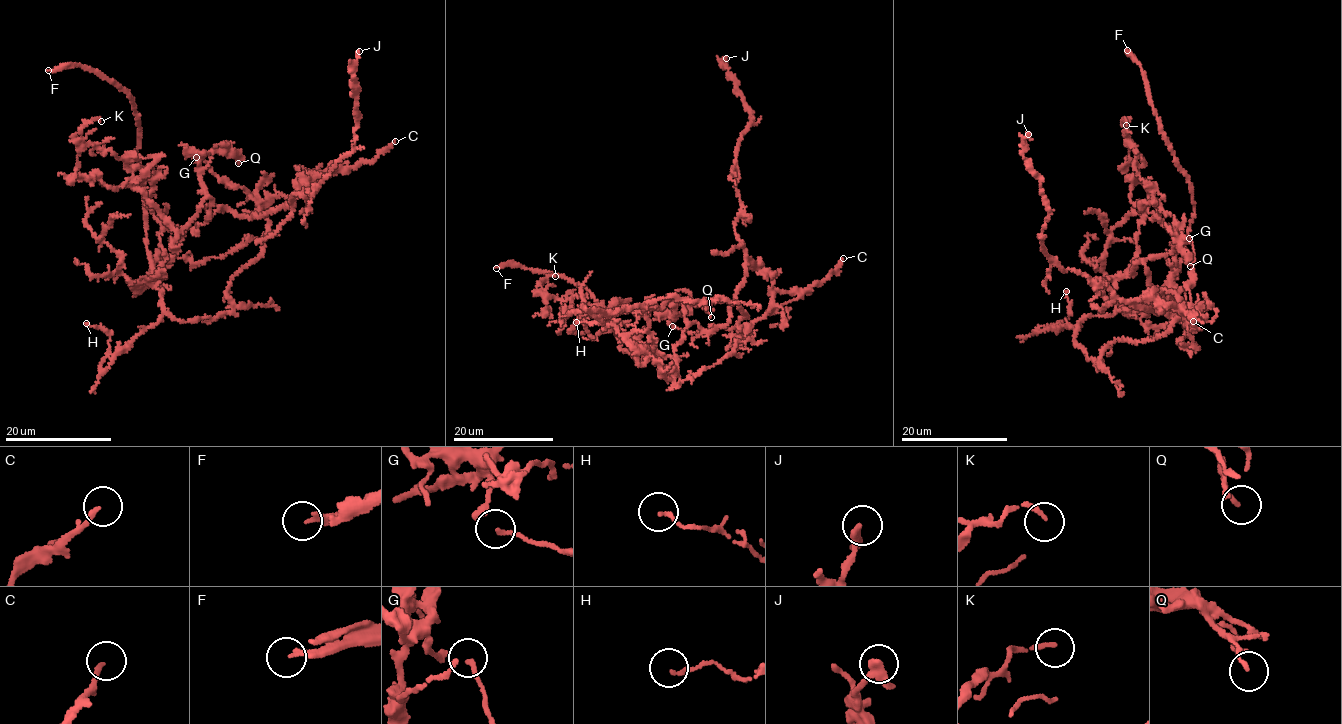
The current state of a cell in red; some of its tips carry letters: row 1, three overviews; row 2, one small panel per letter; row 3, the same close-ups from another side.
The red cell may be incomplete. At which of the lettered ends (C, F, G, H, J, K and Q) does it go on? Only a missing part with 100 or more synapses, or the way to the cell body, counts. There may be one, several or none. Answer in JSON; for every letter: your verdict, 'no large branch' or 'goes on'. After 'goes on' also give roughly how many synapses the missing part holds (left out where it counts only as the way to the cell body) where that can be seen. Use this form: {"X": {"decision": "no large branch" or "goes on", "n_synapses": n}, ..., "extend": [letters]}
{"C": {"decision": "no large branch"}, "F": {"decision": "goes on"}, "G": {"decision": "no large branch"}, "H": {"decision": "no large branch"}, "J": {"decision": "no large branch"}, "K": {"decision": "no large branch"}, "Q": {"decision": "no large branch"}, "extend": ["F"]}

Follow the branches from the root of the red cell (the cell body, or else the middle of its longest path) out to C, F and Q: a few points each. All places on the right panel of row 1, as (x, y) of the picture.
C: (1161, 294), (1177, 297), (1171, 315), (1132, 301), (1173, 303), (1195, 331), (1193, 321)
F: (1161, 294), (1188, 312), (1173, 318), (1166, 305), (1151, 300), (1178, 270), (1195, 203), (1144, 72), (1127, 50)
Q: (1161, 294), (1149, 284), (1149, 272), (1144, 263), (1146, 259), (1173, 251), (1175, 233), (1190, 266)

